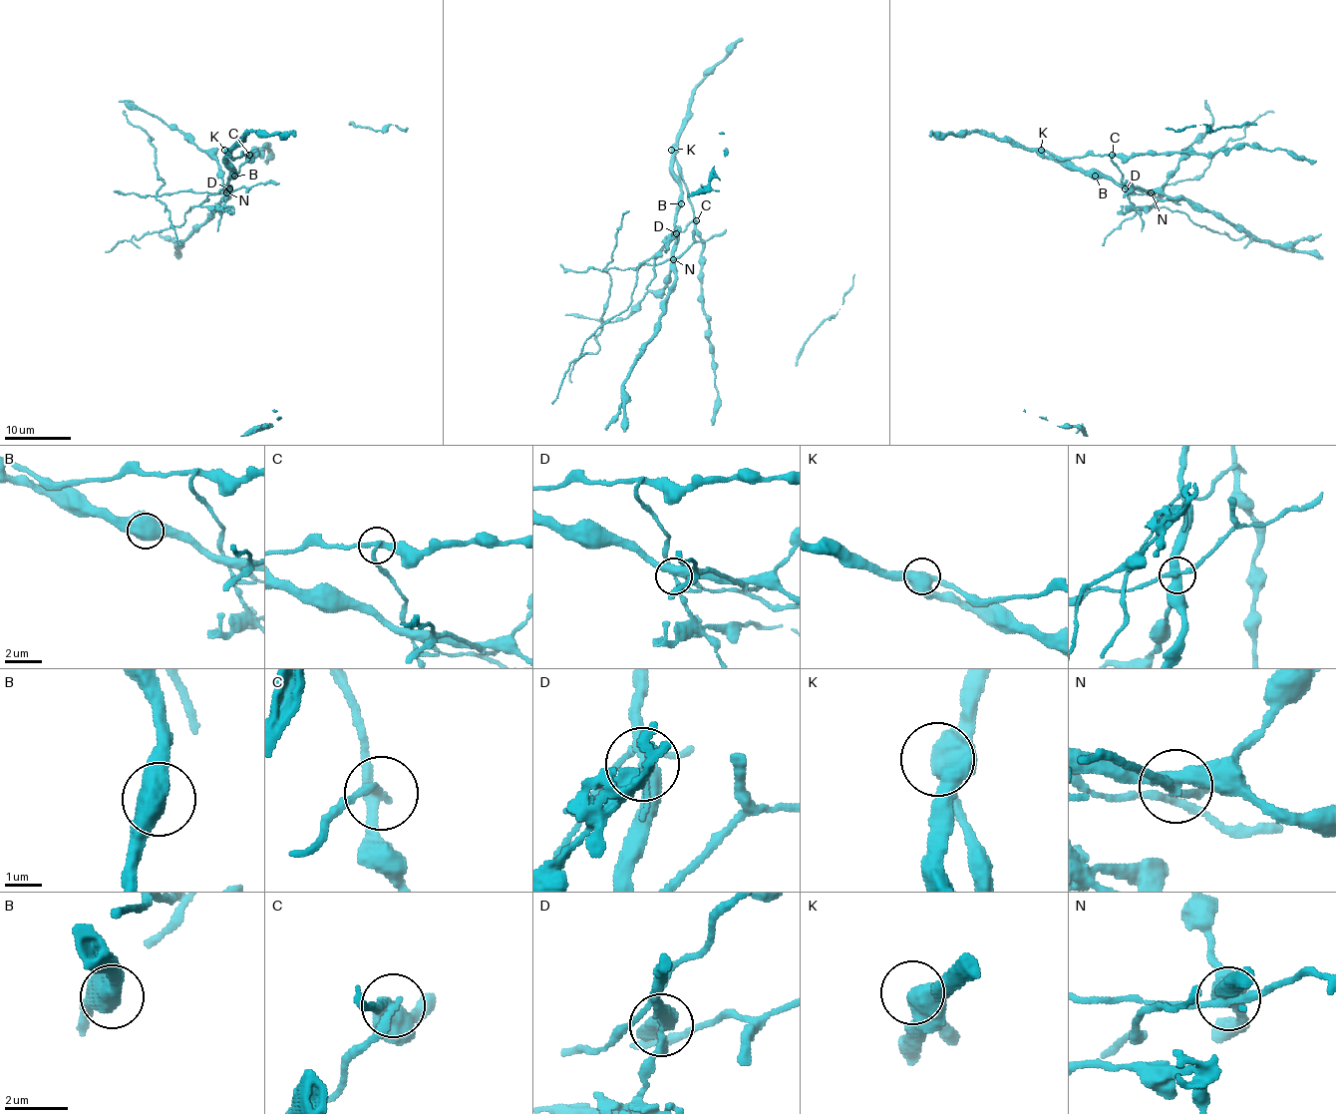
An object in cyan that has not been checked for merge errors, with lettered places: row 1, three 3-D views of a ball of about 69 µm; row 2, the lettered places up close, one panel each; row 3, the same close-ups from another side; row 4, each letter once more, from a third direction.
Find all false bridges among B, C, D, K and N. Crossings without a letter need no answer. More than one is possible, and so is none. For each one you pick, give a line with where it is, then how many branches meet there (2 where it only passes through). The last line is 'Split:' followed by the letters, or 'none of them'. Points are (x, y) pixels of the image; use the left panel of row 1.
C: at (249, 155); 3 branches meet
D: at (229, 188); 6 branches meet
N: at (226, 192); 4 branches meet
Split: C, D, N

